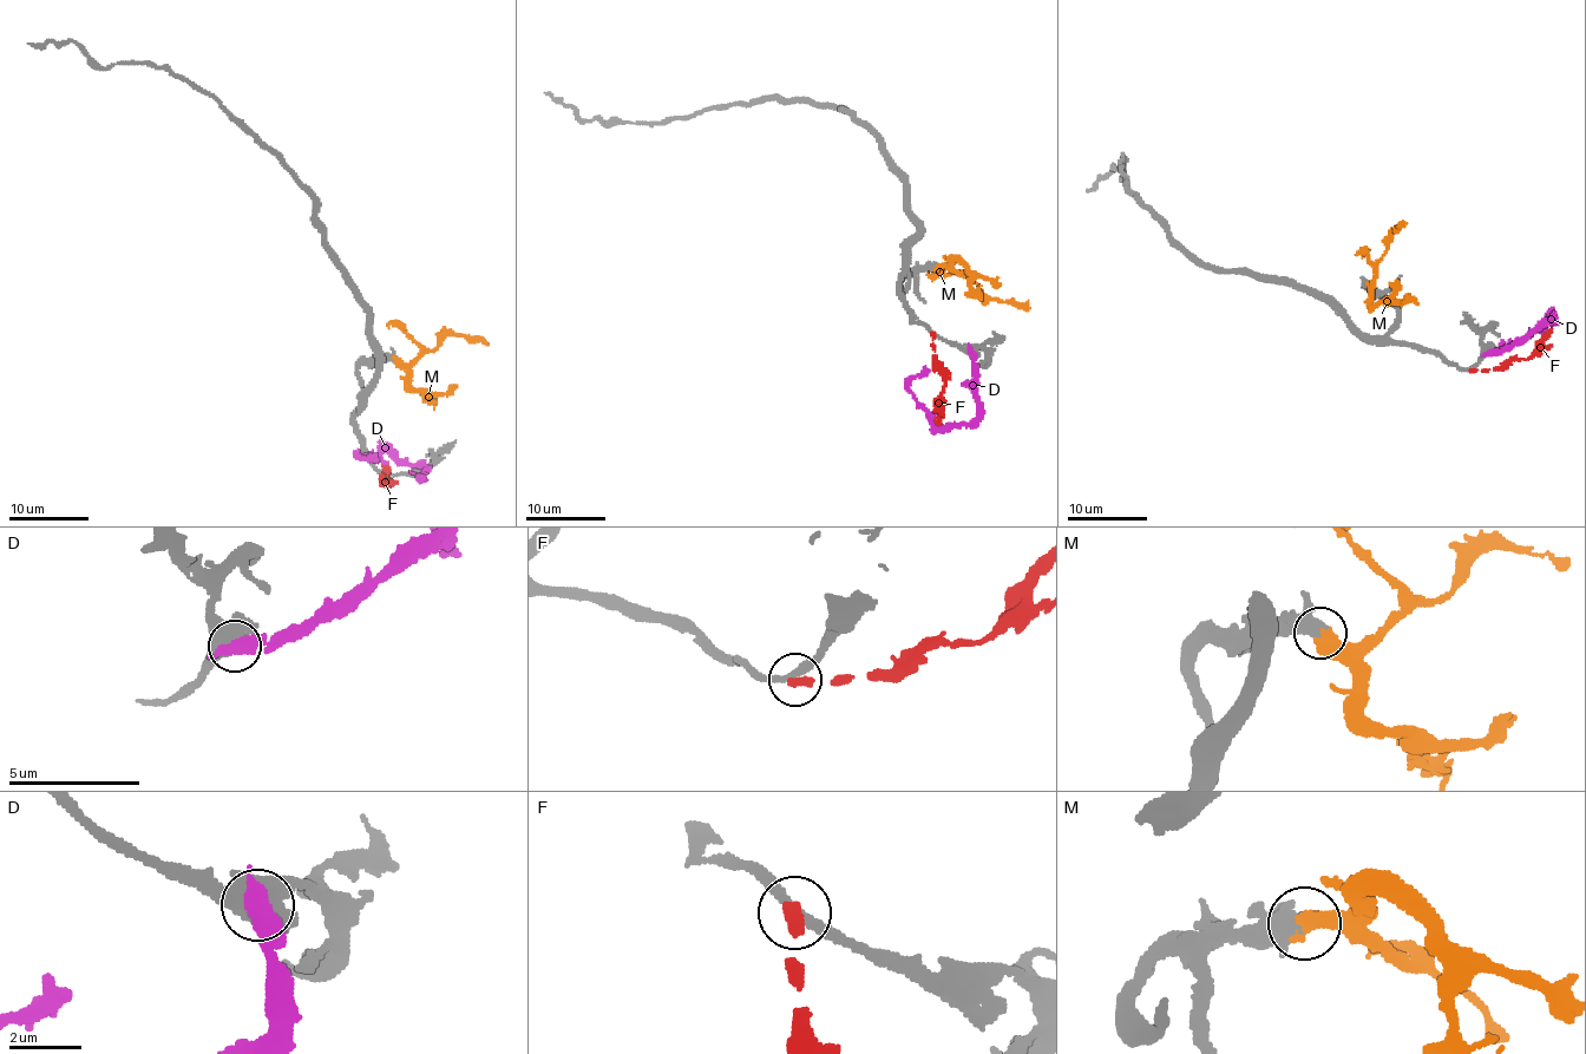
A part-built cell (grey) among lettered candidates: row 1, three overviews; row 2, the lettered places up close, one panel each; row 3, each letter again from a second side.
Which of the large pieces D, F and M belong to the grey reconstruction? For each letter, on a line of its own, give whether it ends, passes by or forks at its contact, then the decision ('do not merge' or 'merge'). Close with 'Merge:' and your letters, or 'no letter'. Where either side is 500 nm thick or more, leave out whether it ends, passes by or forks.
D: do not merge
F: it ends; do not merge
M: merge
Merge: M

